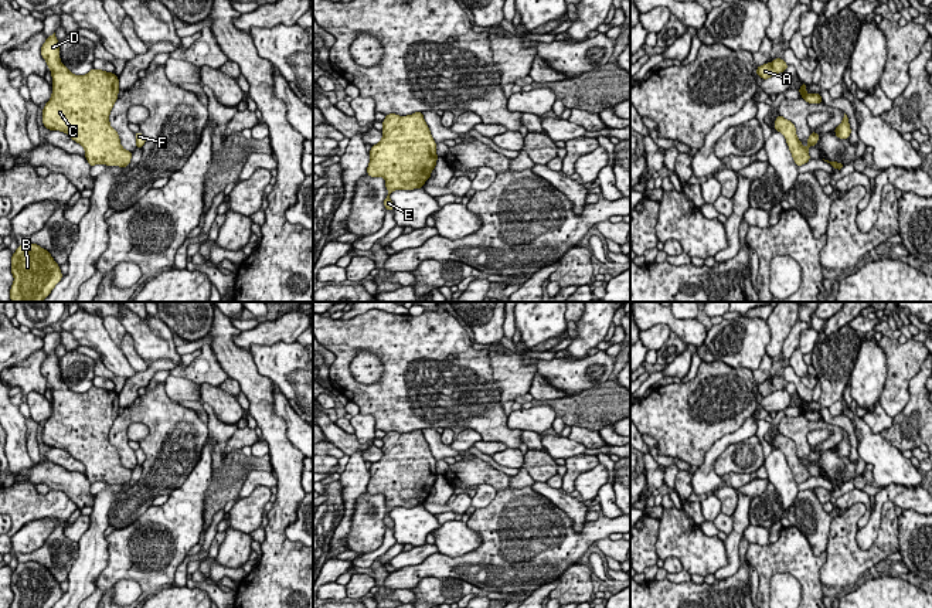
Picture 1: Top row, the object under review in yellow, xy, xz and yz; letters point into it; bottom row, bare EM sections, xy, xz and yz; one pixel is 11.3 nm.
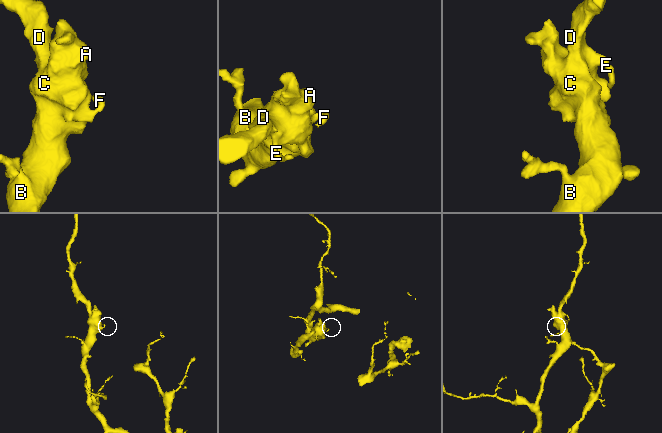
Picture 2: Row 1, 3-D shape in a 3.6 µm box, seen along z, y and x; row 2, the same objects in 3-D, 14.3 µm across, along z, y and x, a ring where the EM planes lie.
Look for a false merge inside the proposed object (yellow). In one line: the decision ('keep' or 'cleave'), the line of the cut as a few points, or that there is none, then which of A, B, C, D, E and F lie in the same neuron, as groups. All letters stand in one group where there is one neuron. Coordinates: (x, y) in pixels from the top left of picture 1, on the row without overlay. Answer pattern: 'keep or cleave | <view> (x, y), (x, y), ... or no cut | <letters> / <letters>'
keep | no cut | A B C D E F

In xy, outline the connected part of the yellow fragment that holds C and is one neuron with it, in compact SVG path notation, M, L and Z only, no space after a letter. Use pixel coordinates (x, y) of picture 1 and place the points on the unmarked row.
M55 350L41 364L52 394L52 411L42 427L42 442L67 451L82 462L89 483L127 485L132 469L120 462L118 449L109 441L109 431L118 418L119 397L113 390L92 385L86 393L74 393L59 377Z

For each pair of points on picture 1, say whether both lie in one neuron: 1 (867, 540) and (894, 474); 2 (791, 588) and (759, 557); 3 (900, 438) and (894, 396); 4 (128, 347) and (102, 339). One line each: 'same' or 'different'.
1: different
2: different
3: different
4: different

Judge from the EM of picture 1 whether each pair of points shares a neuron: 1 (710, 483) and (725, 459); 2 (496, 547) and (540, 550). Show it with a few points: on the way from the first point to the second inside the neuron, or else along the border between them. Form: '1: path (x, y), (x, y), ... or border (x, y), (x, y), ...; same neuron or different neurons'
1: border (732, 444), (715, 459), (714, 471), (720, 476); different neurons
2: path (507, 547), (529, 547); same neuron

